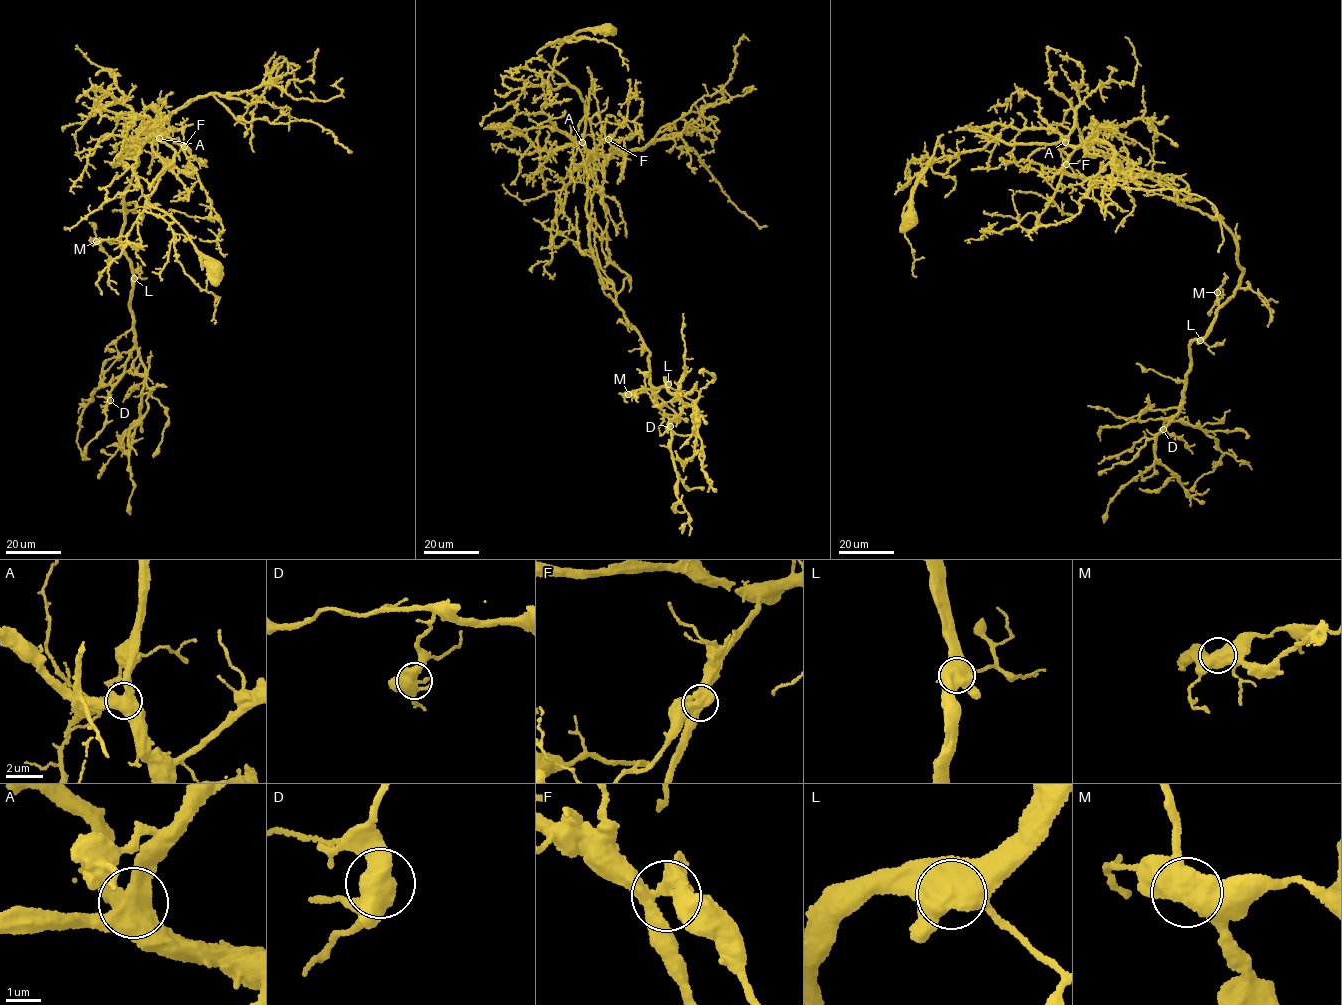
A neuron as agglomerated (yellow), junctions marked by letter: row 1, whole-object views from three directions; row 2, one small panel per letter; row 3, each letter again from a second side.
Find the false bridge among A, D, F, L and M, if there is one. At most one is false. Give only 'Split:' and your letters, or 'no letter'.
Split: M

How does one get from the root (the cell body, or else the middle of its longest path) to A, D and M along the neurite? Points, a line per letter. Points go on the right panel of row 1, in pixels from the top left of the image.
A: (911, 217), (910, 199), (930, 161), (978, 150), (998, 140), (1016, 144), (1065, 142)
D: (911, 217), (930, 161), (998, 140), (1085, 145), (1217, 218), (1241, 282), (1190, 342), (1182, 407), (1163, 429)
M: (911, 217), (930, 161), (998, 140), (1085, 145), (1223, 224), (1242, 278), (1226, 303), (1217, 292)

